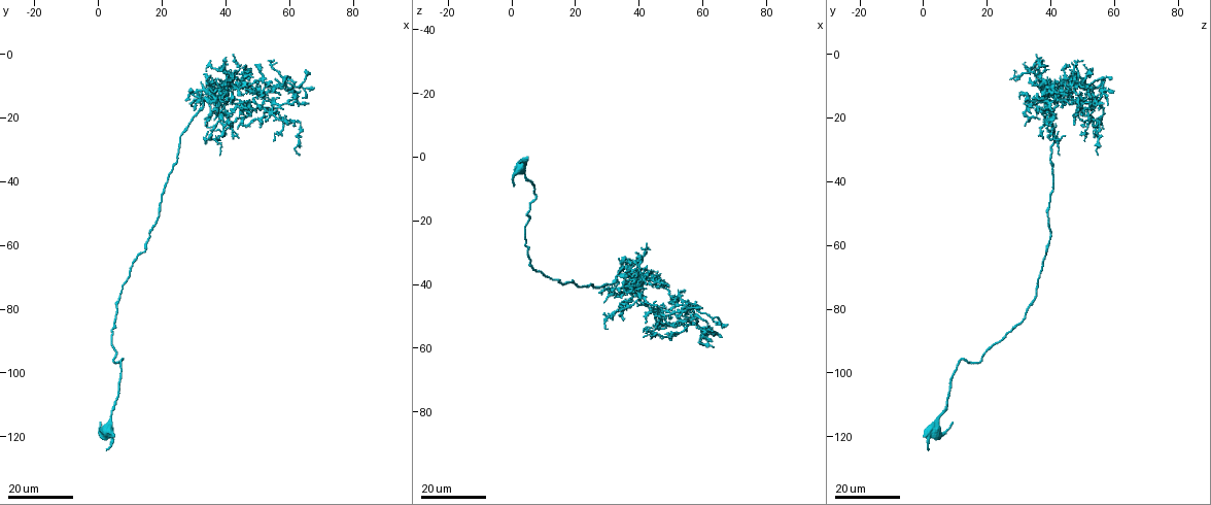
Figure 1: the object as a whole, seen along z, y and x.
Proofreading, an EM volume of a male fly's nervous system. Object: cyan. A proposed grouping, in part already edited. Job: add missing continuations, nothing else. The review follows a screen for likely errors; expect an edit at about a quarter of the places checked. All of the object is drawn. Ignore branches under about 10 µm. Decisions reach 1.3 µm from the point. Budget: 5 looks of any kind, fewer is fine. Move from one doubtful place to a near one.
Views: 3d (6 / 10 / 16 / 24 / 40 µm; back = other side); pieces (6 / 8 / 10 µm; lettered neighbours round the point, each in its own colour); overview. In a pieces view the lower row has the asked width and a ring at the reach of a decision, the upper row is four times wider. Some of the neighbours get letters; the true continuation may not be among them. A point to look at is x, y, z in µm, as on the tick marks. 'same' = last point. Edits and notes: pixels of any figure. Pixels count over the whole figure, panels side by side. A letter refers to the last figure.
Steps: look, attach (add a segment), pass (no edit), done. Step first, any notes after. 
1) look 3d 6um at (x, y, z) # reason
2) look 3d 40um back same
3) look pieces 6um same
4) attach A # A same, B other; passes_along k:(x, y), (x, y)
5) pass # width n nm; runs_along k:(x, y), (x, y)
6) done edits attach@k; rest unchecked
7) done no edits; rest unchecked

look 3d 16um at (2.5, 124.0, 1.0) # branch stops here

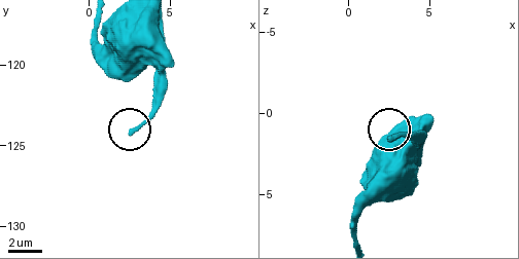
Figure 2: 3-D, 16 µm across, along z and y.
look pieces 6um at (2.6, 124.1, 1.6) # what lies round it

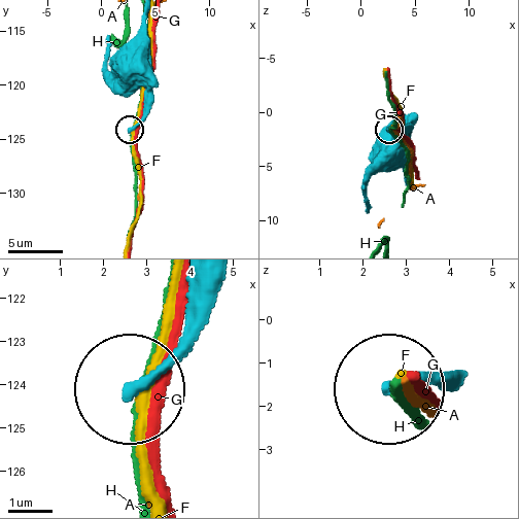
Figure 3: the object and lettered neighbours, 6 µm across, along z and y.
pass # A other, F other, G other, H other; runs_along 3:(194, 281), (179, 336), (131, 387); no lettered segment goes on from it

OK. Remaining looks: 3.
look 3d 24um at (59.0, 22.0, 47.0) # an open end

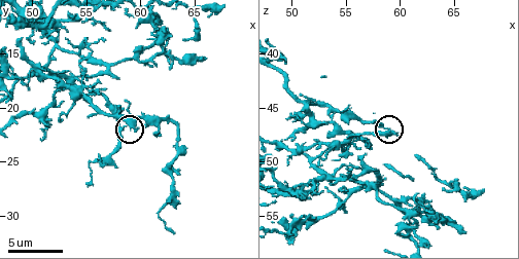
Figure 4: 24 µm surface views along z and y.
look 3d 10um at (59.4, 22.0, 47.6)

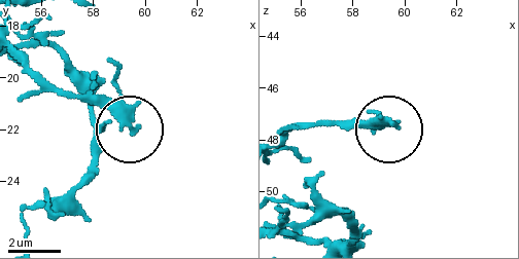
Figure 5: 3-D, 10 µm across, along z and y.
look pieces 10um at (59.7, 22.0, 47.5)

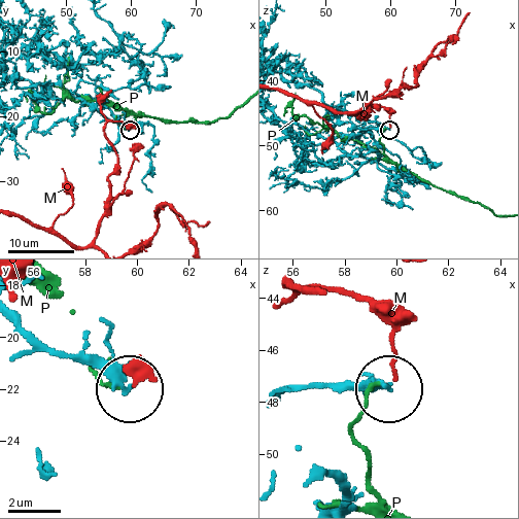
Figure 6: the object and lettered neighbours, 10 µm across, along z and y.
pass # M other, P other; runs_along 6:(22, 322), (62, 351), (95, 358), (126, 387); no lettered segment goes on from it

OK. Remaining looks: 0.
done no edits; rest unchecked

